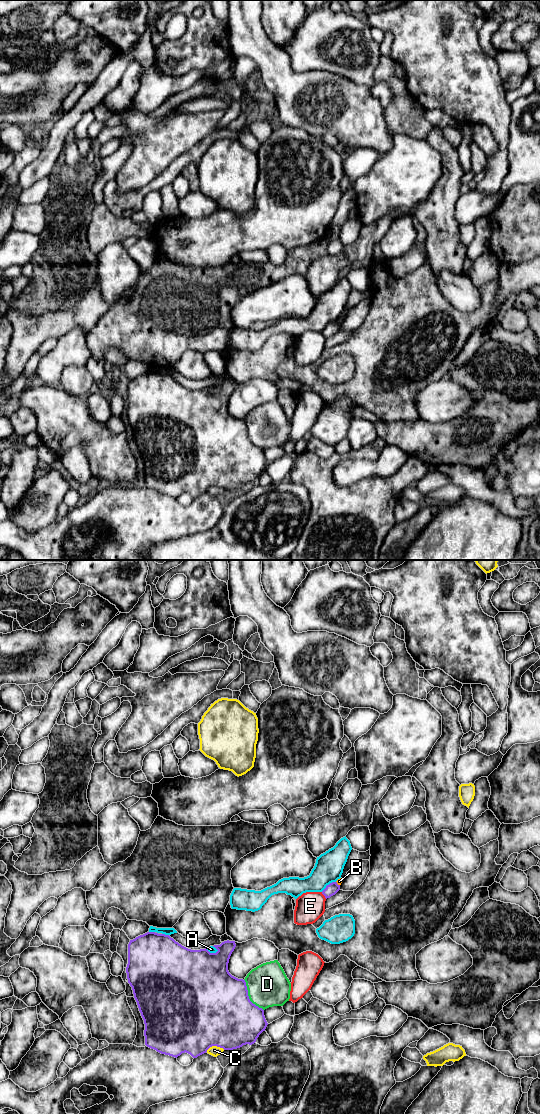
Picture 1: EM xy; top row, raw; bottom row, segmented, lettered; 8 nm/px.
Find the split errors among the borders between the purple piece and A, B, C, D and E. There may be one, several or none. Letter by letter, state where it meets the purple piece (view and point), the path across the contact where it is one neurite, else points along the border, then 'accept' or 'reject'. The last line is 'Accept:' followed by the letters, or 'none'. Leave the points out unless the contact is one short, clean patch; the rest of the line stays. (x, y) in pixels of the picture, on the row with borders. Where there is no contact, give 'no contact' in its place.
A: xy (329, 884) | reject
B: xy (336, 883) | across xy (331, 889), (336, 883), (339, 881) | accept
C: xy (215, 1045) | reject
D: xy (248, 996) | reject
E: xy (323, 894) | reject
Accept: B

